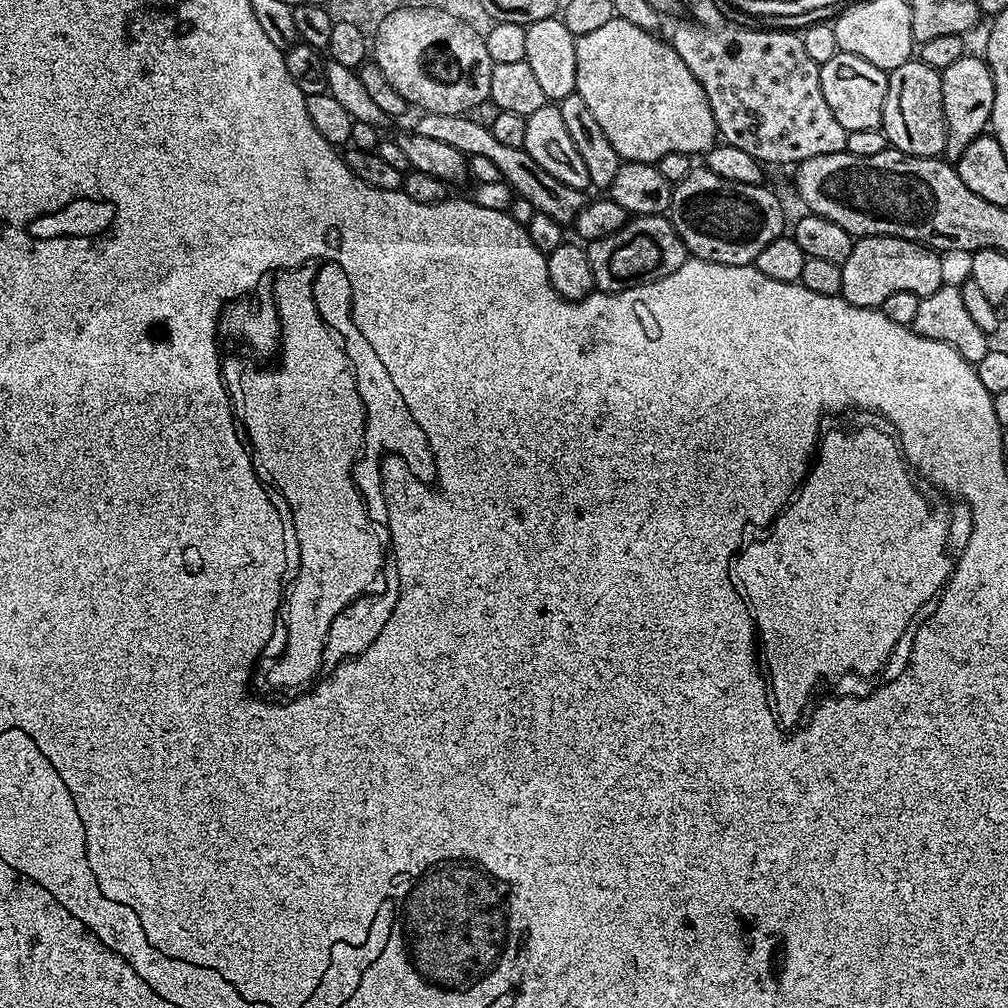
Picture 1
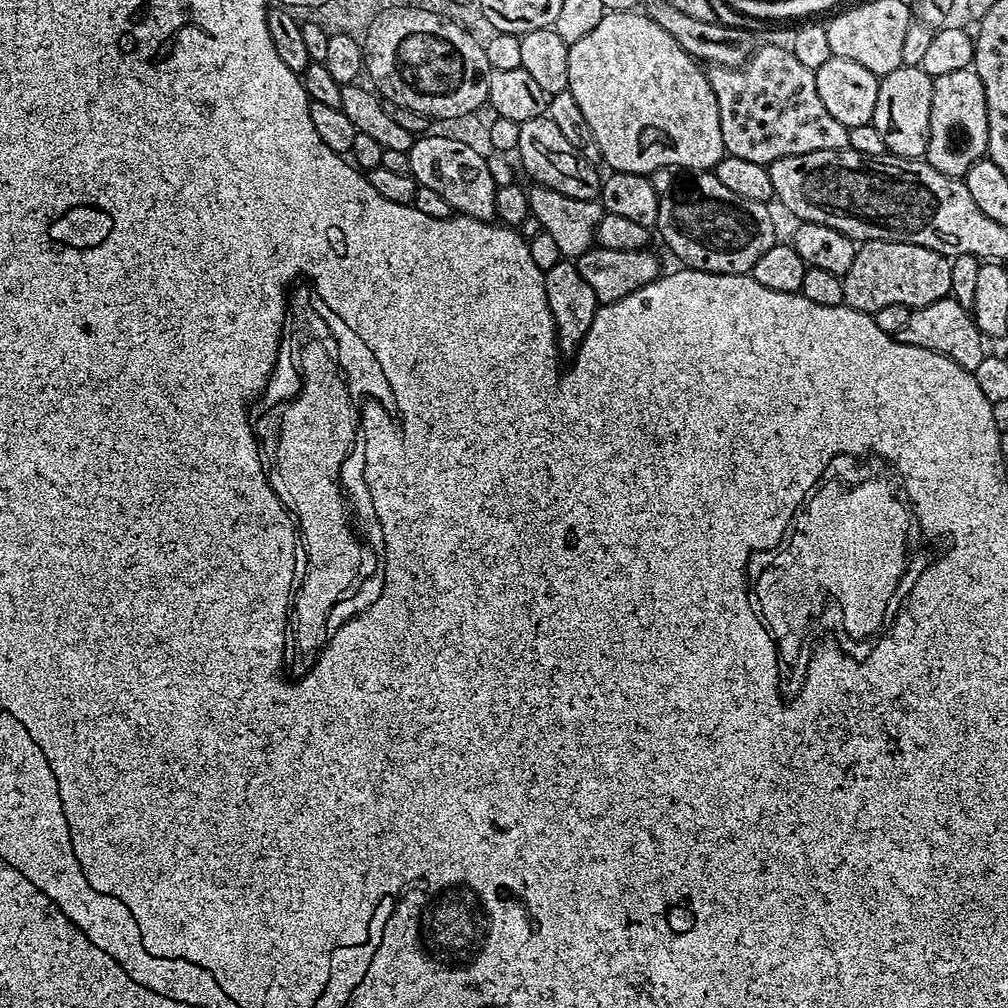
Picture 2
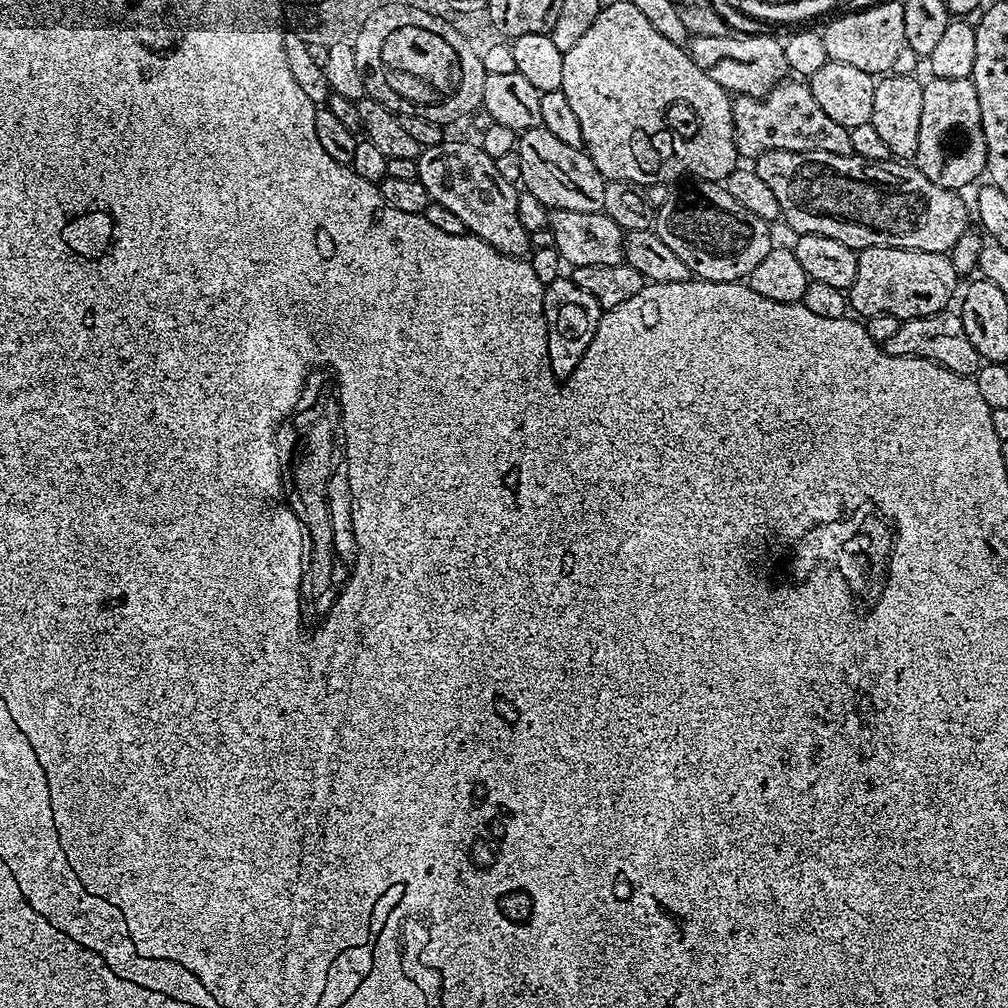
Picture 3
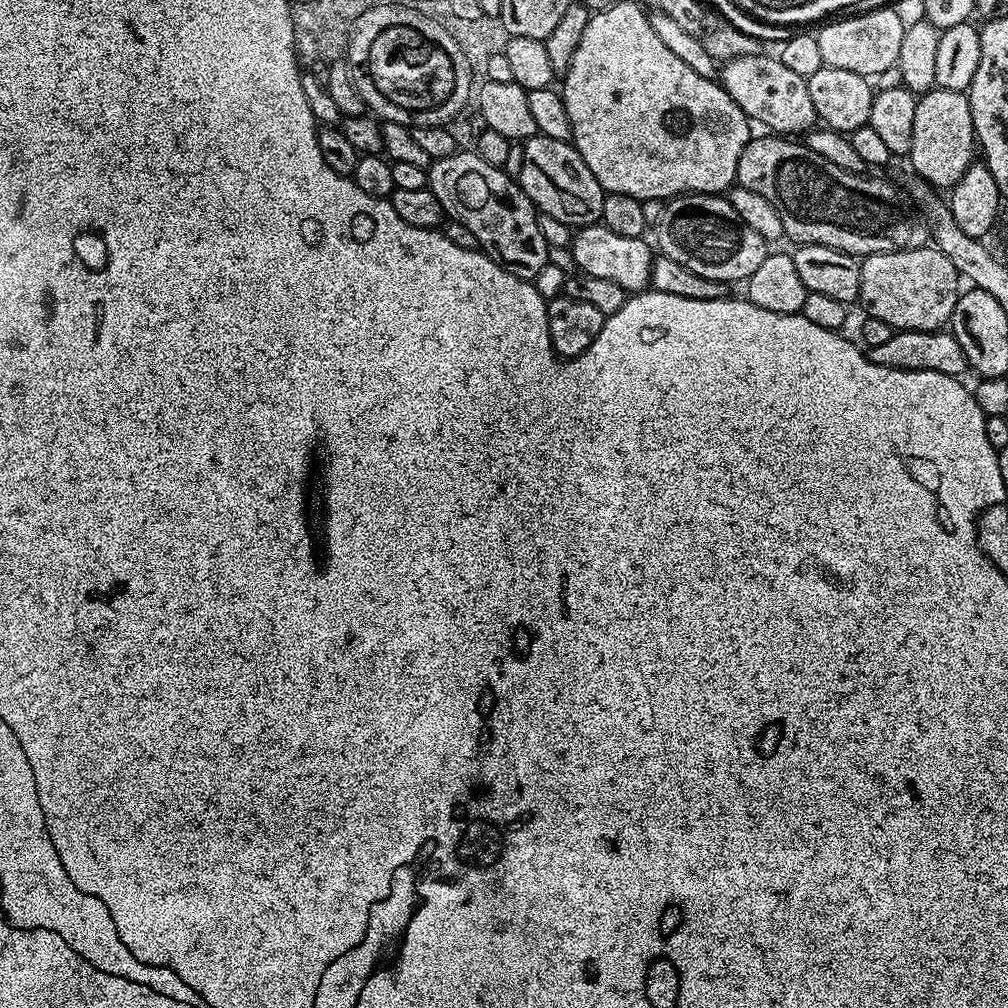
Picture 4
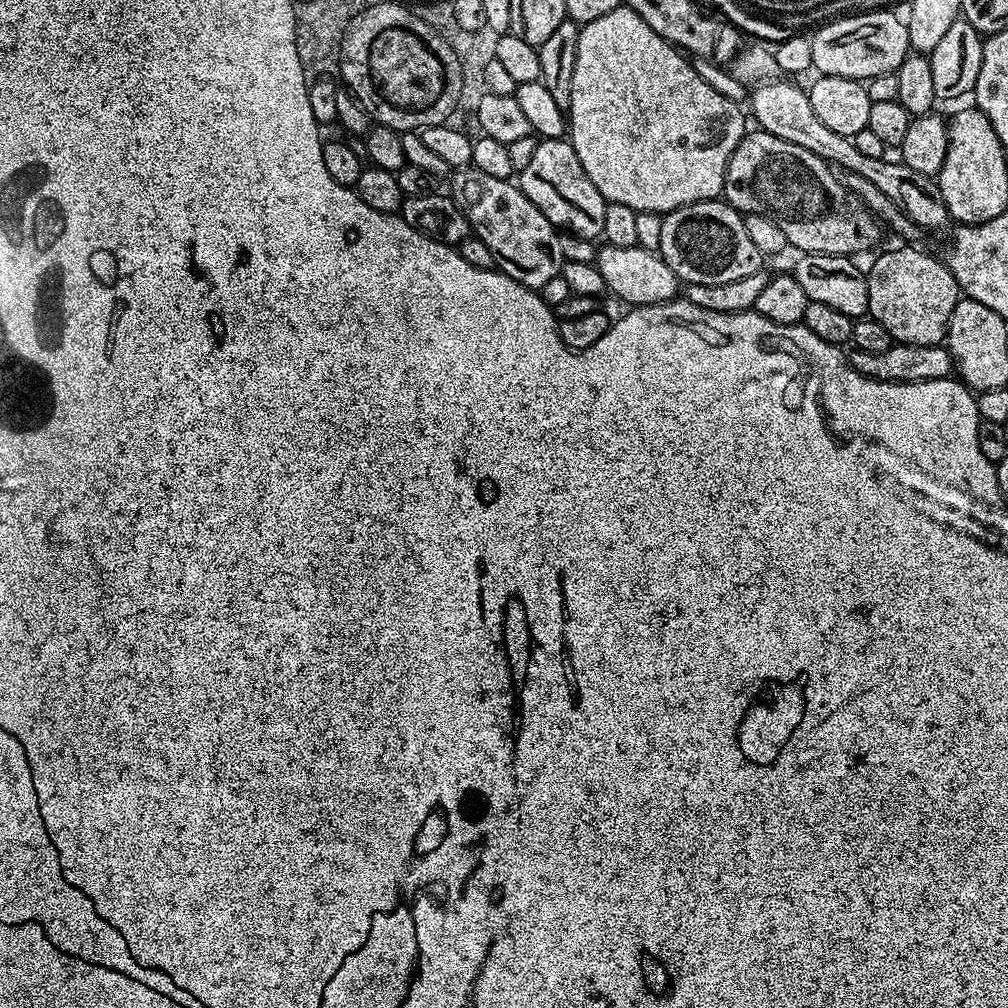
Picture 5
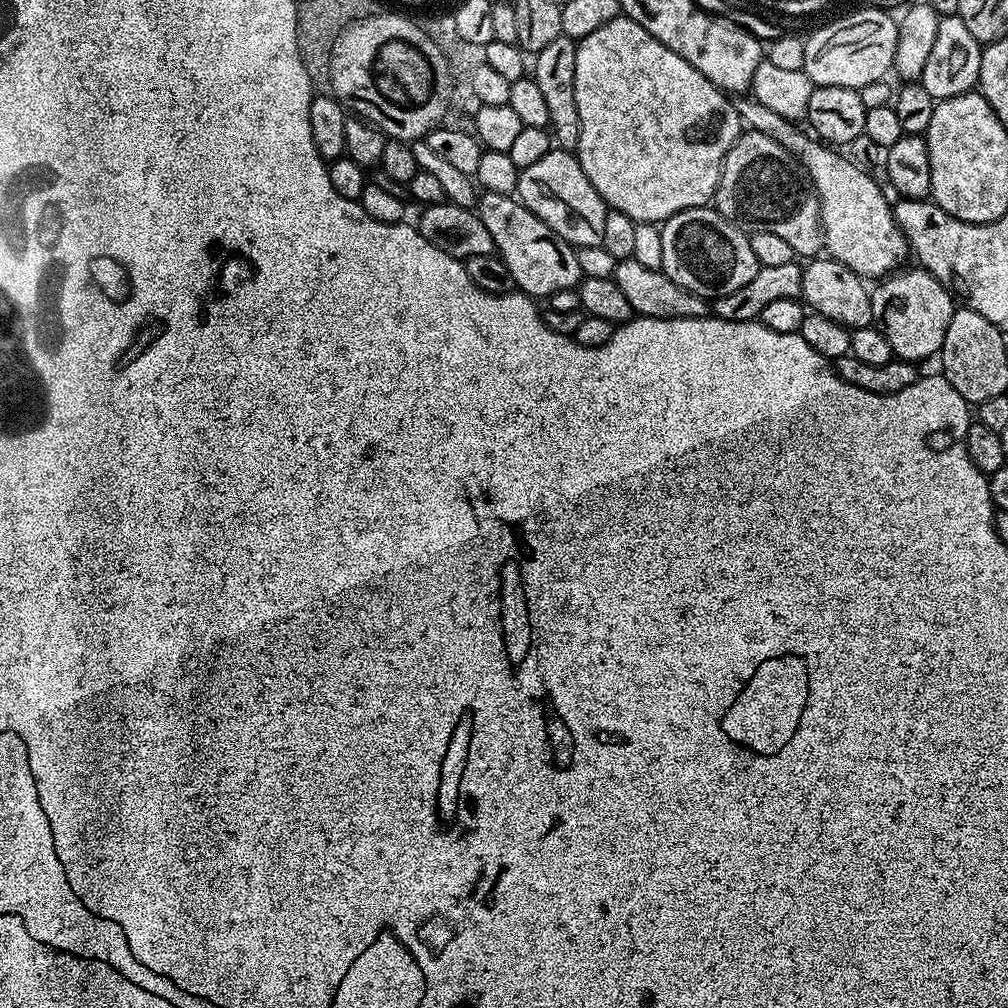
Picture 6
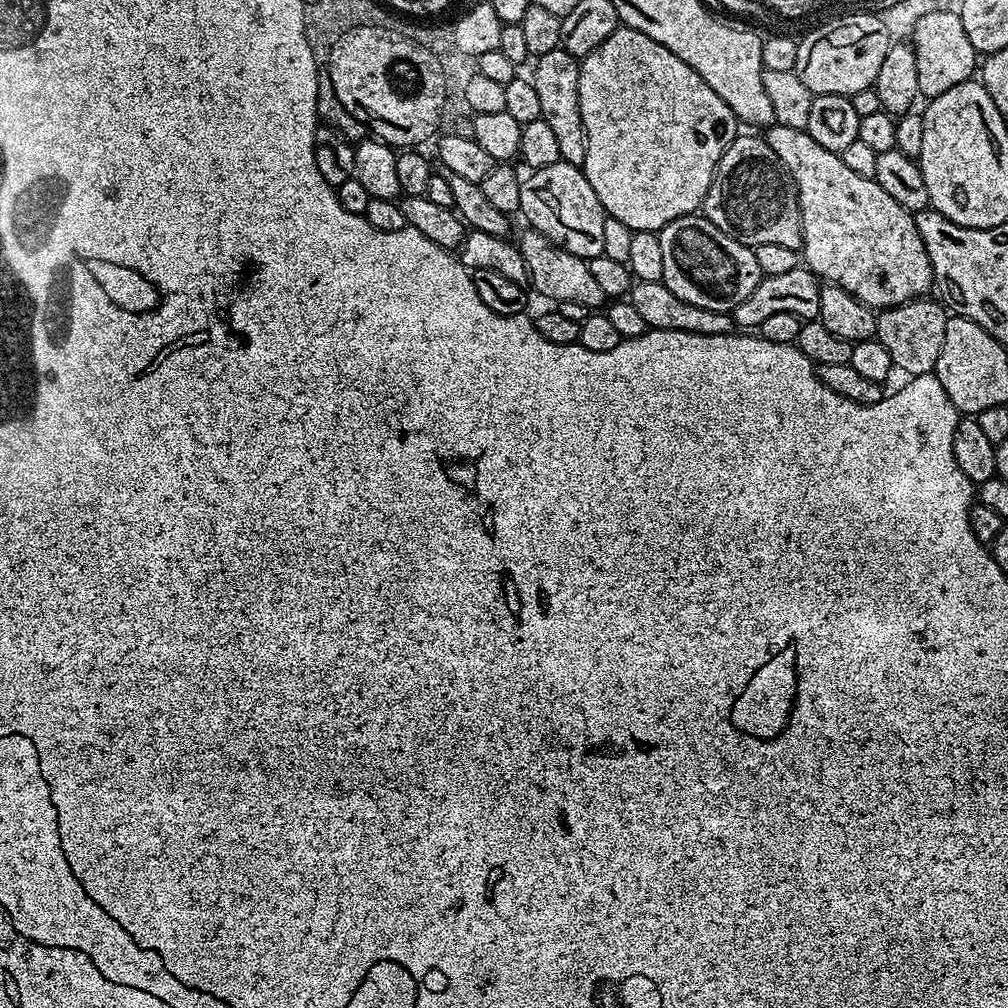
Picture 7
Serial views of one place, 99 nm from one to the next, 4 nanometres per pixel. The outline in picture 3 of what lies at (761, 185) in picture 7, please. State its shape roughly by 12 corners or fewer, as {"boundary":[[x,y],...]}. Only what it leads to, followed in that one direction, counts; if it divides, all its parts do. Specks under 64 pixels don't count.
{"boundary":[[770,150],[793,233],[951,253],[970,208],[911,163]]}

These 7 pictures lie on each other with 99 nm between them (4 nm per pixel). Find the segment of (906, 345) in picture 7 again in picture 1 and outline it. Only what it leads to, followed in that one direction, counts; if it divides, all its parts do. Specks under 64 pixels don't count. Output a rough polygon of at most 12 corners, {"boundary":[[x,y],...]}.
{"boundary":[[861,236],[840,265],[840,295],[879,309],[889,294],[944,285],[941,253]]}

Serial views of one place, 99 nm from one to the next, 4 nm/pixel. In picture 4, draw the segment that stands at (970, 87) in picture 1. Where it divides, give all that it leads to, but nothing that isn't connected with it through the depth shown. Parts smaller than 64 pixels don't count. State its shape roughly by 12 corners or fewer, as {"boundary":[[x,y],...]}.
{"boundary":[[967,95],[916,101],[907,159],[951,190],[977,156]]}

